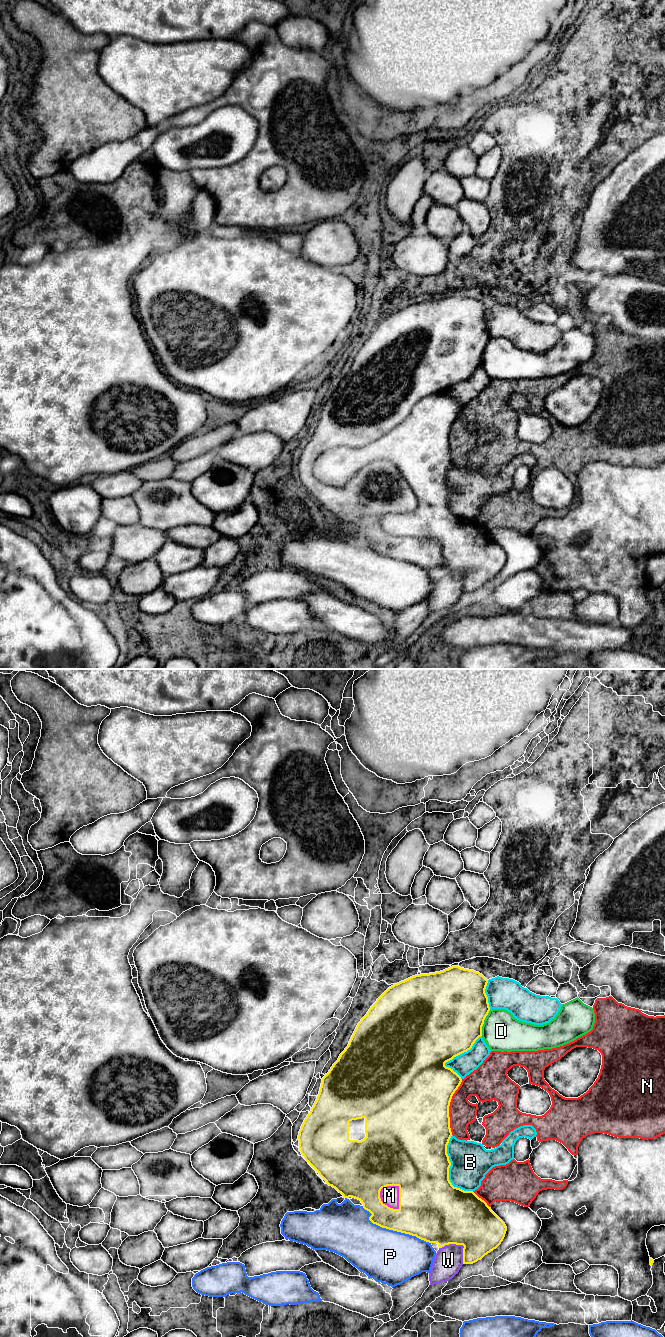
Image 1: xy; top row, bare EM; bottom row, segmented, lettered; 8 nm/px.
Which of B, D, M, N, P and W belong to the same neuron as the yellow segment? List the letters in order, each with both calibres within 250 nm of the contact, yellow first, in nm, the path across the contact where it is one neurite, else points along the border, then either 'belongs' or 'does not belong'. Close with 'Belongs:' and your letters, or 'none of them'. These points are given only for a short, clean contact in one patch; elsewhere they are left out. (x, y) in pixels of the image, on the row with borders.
B: 480/320 nm | does not belong
D: 500/300 nm | does not belong
M: 340/150 nm | belongs
N: 500/200 nm | does not belong
P: 340/440 nm | does not belong
W: 460/220 nm | does not belong
Belongs: M

